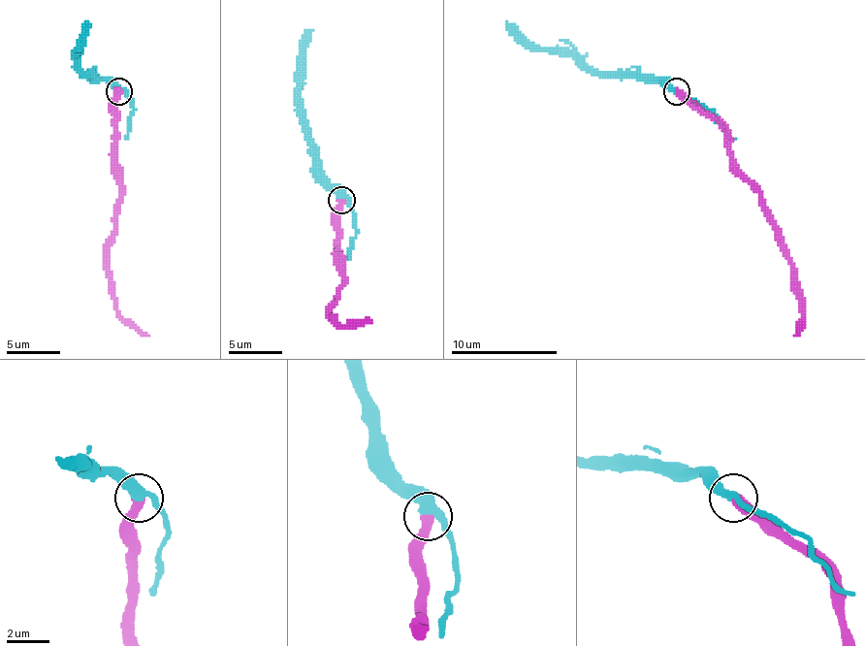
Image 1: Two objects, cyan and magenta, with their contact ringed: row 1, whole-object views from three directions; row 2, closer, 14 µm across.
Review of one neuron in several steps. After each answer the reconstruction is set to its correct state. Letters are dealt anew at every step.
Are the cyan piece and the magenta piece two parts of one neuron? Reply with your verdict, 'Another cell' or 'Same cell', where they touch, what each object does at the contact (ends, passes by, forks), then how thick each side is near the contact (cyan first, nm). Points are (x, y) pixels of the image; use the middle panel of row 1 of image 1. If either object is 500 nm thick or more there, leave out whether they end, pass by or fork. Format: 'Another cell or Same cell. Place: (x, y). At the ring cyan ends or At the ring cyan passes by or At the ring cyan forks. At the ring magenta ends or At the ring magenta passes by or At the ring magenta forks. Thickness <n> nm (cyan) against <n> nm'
Same cell. Place: (341, 200). At the ring cyan passes by. At the ring magenta ends. Thickness 400 nm (cyan) against 480 nm

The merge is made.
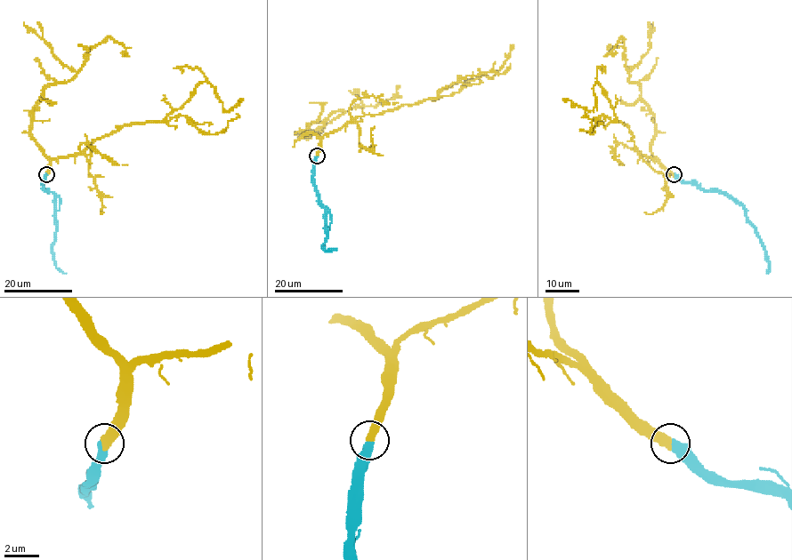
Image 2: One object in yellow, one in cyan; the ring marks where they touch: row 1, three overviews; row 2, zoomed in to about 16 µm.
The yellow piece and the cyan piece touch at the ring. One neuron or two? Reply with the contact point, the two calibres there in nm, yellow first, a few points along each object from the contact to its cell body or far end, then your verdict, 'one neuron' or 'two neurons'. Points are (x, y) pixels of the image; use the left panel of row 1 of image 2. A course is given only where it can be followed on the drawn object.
at (46, 174); 500 nm thick on the yellow side, 550 nm on the other; yellow runs (46, 174), (52, 159), (82, 153), (124, 126), (163, 121), (200, 83), (214, 88), (224, 110), (242, 99); cyan runs (46, 174), (43, 188), (55, 196), (56, 234), (52, 259), (55, 266), (66, 274); one neuron

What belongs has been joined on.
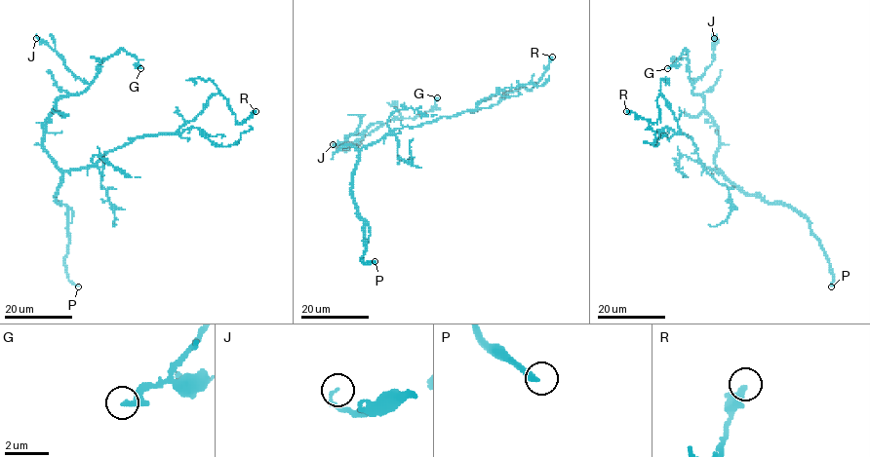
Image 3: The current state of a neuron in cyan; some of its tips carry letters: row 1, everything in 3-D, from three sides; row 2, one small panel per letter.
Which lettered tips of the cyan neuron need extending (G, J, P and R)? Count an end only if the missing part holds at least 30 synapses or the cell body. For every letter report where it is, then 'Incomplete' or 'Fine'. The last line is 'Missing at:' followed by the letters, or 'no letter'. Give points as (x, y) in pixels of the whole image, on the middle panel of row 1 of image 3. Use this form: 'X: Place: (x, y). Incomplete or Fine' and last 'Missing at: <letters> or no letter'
G: Place: (437, 97). Fine
J: Place: (333, 144). Fine
P: Place: (375, 261). Incomplete
R: Place: (552, 57). Fine
Missing at: P

